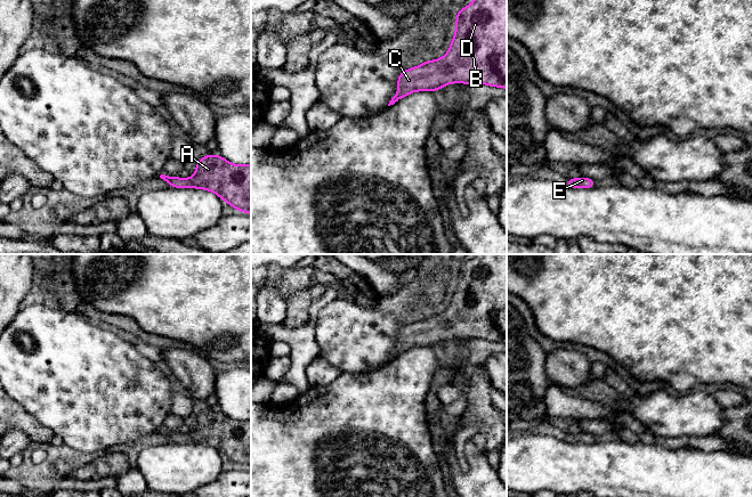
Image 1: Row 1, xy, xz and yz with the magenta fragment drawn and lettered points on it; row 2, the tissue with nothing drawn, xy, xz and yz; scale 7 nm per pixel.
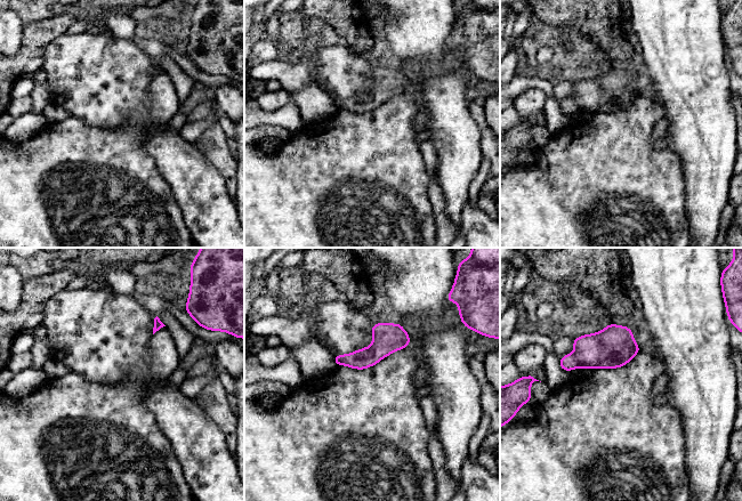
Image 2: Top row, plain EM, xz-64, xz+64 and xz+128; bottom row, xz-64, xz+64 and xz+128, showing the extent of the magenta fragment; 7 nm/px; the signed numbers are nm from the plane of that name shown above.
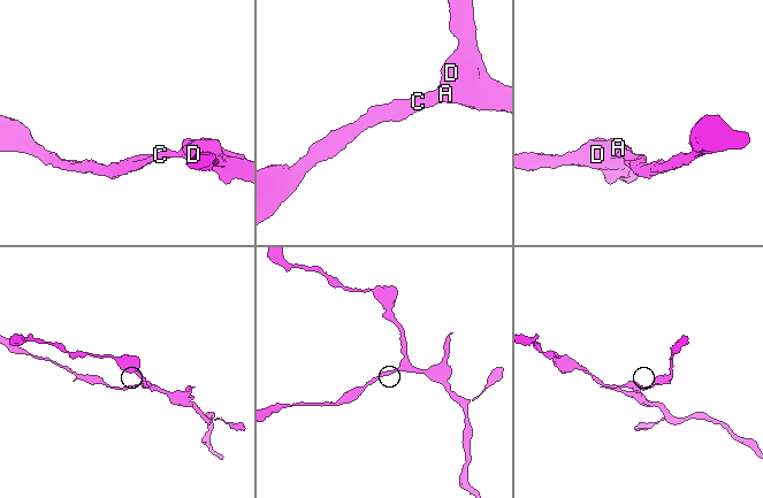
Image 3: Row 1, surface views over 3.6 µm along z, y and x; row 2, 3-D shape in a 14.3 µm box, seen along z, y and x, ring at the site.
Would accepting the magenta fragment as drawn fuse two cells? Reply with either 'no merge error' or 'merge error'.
no merge error

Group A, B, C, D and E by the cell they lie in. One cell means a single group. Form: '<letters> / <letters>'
A B C D E

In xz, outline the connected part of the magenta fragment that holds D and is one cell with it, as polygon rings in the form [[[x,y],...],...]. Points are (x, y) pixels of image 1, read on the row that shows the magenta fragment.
[[[475,0],[468,7],[458,9],[455,34],[446,55],[439,59],[428,60],[402,72],[398,78],[398,90],[388,106],[414,91],[438,91],[448,83],[482,83],[507,89],[507,0]]]

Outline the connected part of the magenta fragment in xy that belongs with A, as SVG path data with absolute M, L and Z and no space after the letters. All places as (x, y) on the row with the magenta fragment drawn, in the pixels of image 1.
M221 155L201 157L191 178L161 174L168 186L211 190L238 212L251 214L251 164L227 162Z

